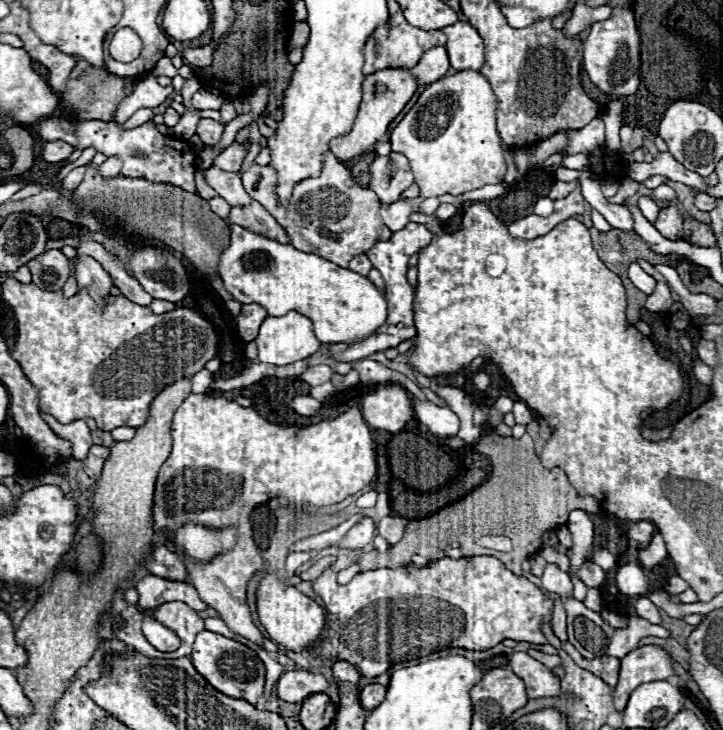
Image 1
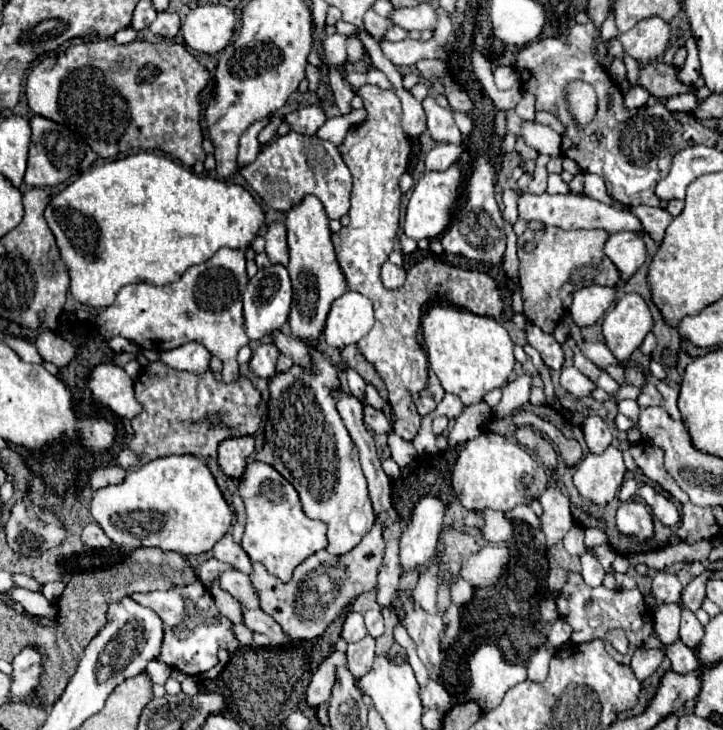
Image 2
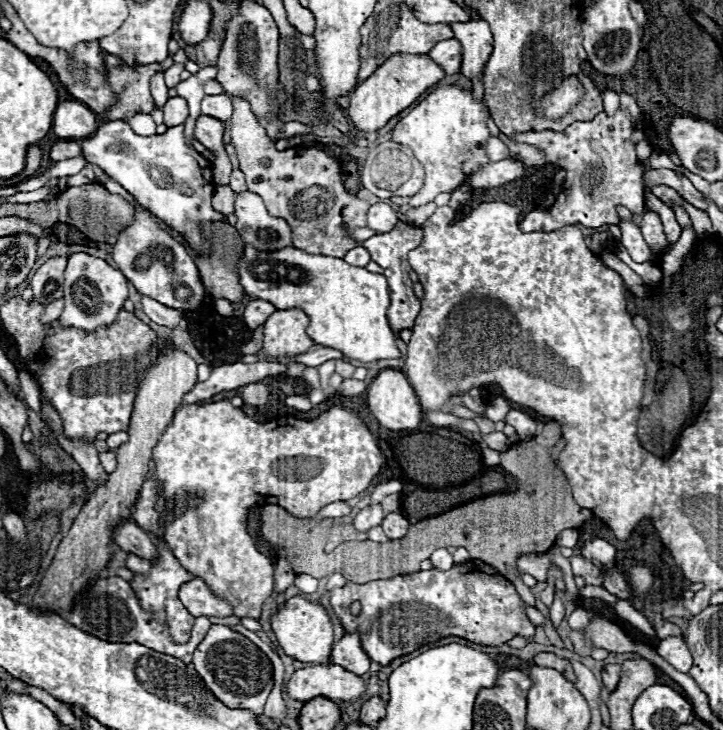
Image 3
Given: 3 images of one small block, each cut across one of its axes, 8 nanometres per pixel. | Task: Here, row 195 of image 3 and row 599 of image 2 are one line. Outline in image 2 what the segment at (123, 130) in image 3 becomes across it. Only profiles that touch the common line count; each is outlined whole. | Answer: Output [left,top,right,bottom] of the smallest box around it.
[132,580,240,674]

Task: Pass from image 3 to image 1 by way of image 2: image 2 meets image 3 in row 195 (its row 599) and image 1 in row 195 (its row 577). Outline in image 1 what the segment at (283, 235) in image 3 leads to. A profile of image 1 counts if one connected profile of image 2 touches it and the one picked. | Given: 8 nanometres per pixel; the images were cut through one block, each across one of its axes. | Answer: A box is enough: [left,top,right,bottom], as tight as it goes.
[202,166,250,206]

